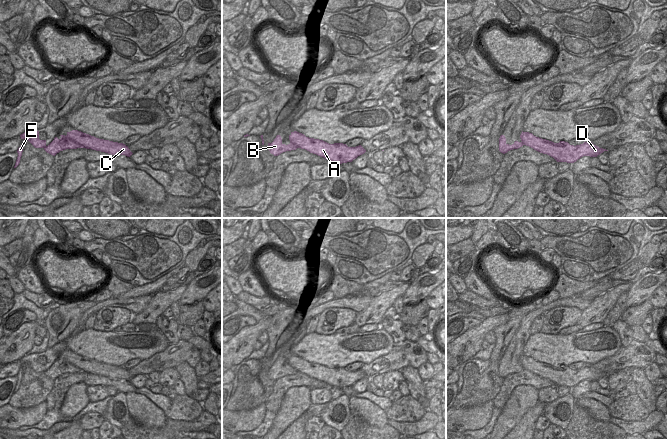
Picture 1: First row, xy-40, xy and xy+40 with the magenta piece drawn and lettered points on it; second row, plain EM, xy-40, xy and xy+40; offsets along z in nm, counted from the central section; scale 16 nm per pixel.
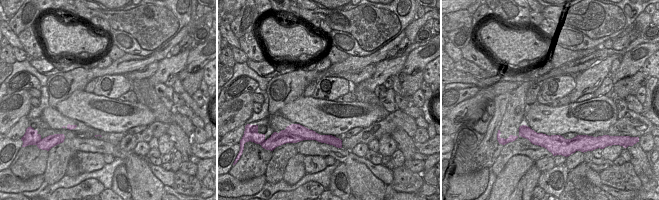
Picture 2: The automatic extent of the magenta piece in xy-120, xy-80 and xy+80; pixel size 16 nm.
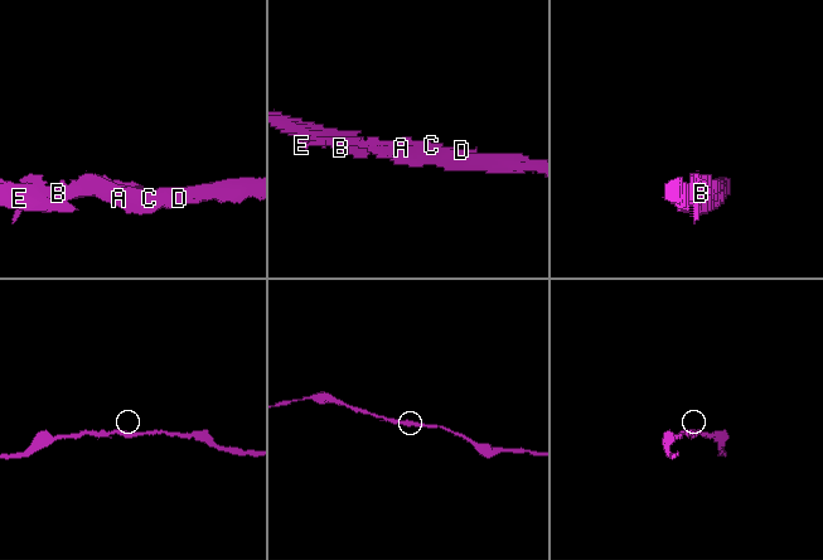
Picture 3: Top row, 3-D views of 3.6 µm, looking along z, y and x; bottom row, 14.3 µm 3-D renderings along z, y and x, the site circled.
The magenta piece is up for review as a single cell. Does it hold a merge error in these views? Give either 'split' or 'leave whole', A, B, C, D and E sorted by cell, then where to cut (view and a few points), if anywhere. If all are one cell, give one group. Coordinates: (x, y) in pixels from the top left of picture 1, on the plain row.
leave whole; A B C D E; no cut

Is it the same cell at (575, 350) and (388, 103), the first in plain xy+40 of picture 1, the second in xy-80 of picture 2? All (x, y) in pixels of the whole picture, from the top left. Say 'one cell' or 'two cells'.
two cells

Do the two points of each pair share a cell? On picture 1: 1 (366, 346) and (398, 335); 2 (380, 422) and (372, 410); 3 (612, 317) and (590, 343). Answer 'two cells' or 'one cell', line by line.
1: two cells
2: one cell
3: two cells

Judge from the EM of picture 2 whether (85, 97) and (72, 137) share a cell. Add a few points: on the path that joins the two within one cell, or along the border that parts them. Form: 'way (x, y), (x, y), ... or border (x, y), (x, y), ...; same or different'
border (95, 103), (78, 104), (77, 119), (57, 109); different

